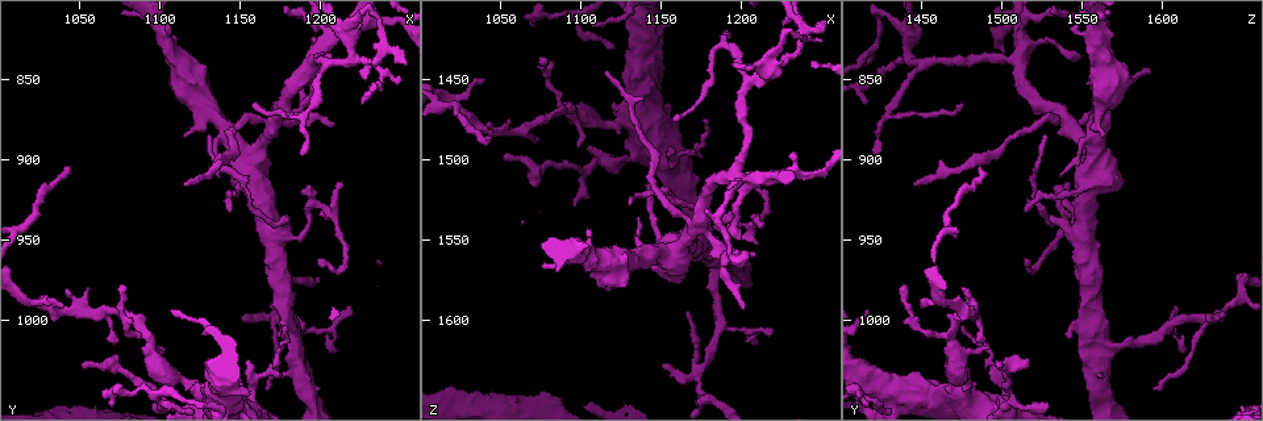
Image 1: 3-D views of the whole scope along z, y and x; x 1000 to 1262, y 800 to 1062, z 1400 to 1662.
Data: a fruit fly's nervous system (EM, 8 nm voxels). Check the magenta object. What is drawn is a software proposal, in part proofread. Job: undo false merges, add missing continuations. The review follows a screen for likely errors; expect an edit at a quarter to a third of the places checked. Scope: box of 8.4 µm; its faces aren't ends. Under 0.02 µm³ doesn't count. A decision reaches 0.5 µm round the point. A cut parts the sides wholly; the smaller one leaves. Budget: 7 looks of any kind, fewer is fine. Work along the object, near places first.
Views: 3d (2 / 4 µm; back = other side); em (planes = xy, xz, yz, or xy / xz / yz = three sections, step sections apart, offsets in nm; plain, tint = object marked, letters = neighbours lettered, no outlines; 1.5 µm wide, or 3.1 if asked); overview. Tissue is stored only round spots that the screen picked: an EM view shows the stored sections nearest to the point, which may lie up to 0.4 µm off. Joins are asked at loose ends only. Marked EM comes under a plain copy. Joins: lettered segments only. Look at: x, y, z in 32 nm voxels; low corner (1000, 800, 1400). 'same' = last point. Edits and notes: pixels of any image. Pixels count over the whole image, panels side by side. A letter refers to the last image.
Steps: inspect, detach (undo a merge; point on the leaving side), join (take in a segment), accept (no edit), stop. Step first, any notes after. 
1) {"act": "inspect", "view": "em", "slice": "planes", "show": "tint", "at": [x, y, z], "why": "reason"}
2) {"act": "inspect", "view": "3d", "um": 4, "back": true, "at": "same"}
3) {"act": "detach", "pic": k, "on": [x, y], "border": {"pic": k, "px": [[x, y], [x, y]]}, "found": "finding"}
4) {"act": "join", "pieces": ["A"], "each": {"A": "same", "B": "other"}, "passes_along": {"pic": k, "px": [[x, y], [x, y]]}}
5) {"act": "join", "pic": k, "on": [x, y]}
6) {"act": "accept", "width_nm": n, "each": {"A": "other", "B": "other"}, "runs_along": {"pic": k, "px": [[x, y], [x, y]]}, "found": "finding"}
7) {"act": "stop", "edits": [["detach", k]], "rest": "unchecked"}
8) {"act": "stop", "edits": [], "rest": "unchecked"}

{"act": "inspect", "view": "3d", "um": 2, "at": [1204, 840, 1450], "why": "three-way junction"}

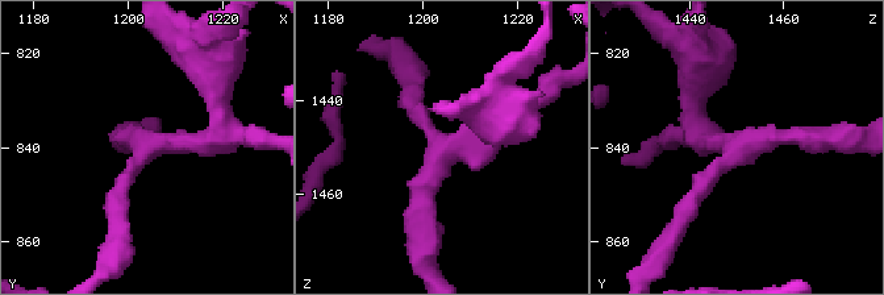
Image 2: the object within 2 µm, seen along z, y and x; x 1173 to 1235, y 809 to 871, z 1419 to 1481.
{"act": "inspect", "view": "em", "slice": "planes", "show": "letters", "at": [1204, 840, 1451], "arms": 3, "why": "need the tissue"}

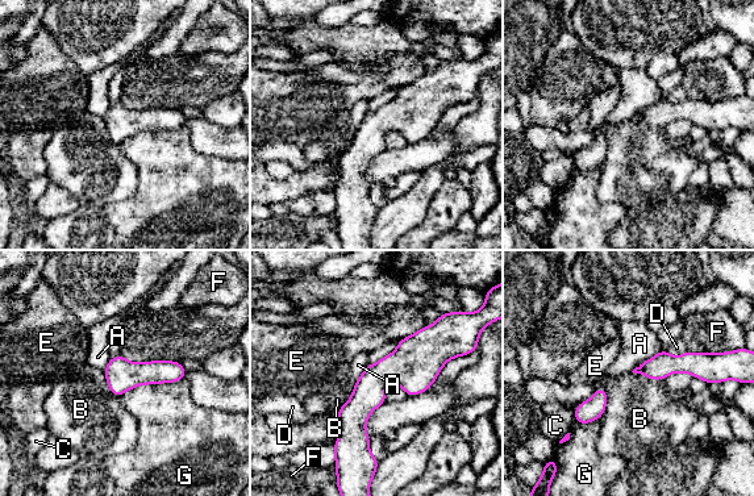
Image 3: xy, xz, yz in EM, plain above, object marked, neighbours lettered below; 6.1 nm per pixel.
{"act": "accept", "width_nm": 70, "each": {"A": "other", "B": "other", "C": "other", "D": "other", "E": "other", "F": "other", "G": "other"}, "border": {"pic": 3, "px": [[184, 376], [140, 383], [119, 397]]}, "found": "one neuron here"}

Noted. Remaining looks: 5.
{"act": "inspect", "view": "em", "slice": "planes", "show": "letters", "at": [1196, 840, 1508], "why": "four arms meet"}

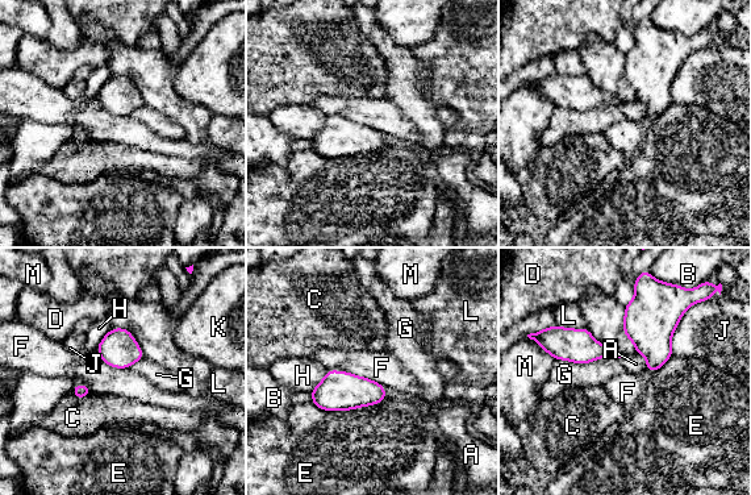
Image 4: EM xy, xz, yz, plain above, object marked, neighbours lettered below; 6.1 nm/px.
{"act": "accept", "longest_contact_nm": ["E", 460], "each": {"A": "other", "B": "other", "C": "other", "D": "other", "E": "other", "F": "other", "G": "other", "H": "other", "J": "other", "K": "other", "L": "other", "M": "other"}, "found": "continuous, no second neuron"}

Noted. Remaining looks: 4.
{"act": "inspect", "view": "3d", "um": 4, "at": [1144, 930, 1514], "why": "tapers out"}

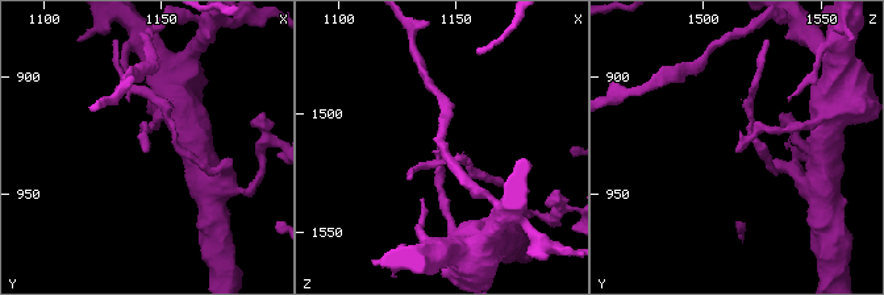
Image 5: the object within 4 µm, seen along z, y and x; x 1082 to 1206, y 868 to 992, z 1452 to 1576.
{"act": "inspect", "view": "em", "slice": "yz", "step": 8, "show": "letters", "at": [1143, 932, 1514], "why": "need the tissue"}

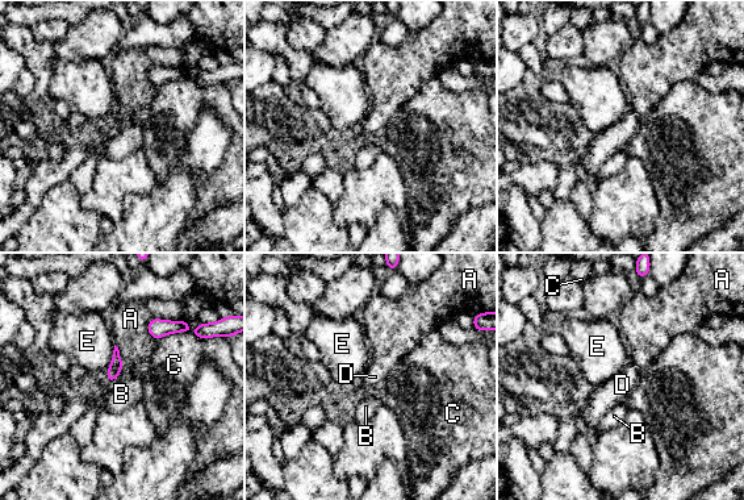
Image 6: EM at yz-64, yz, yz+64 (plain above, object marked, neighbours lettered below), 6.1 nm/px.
{"act": "inspect", "view": "em", "slice": "planes", "show": "letters", "at": "same"}

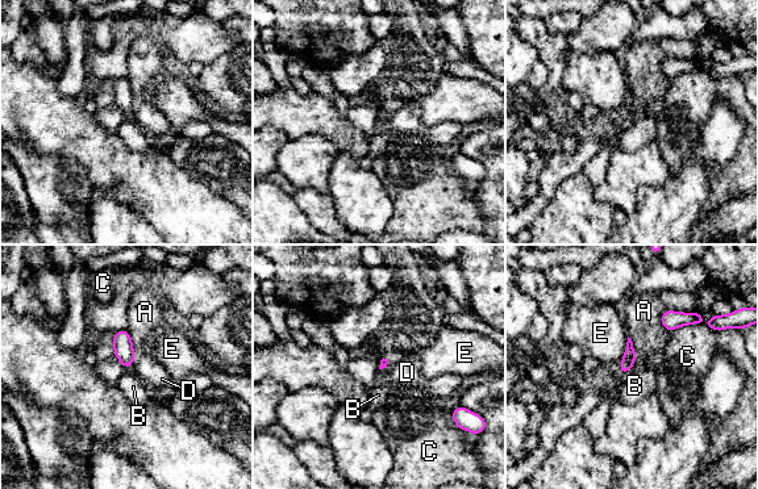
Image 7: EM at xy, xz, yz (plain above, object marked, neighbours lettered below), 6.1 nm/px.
{"act": "accept", "longest_contact_nm": ["E", 220], "each": {"A": "other", "B": "other", "C": "other", "D": "other", "E": "other"}, "border": {"pic": 7, "px": [[628, 371], [623, 375]]}, "found": "no lettered segment goes on from it"}

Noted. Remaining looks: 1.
{"act": "stop", "edits": [], "rest": "unchecked"}

